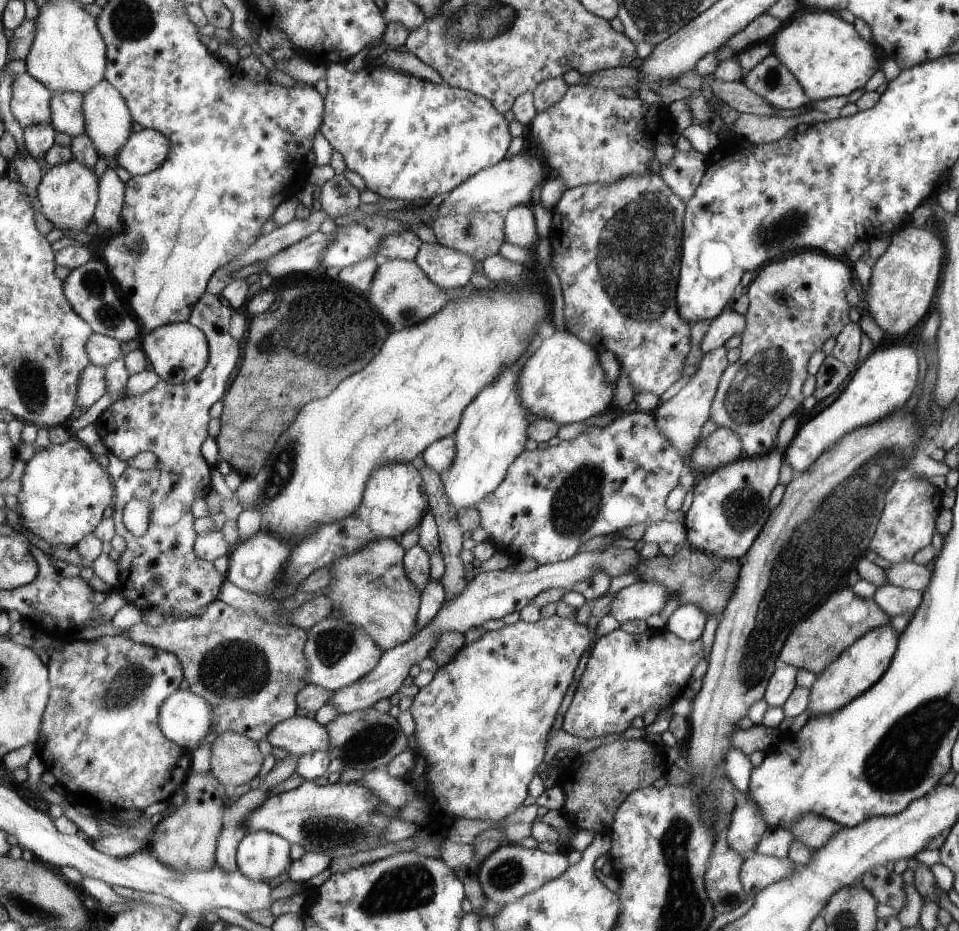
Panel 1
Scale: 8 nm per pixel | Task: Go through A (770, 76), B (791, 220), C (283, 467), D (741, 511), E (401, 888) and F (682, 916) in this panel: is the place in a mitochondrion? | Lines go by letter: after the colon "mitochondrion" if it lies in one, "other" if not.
A: mitochondrion
B: mitochondrion
C: mitochondrion
D: mitochondrion
E: mitochondrion
F: mitochondrion

